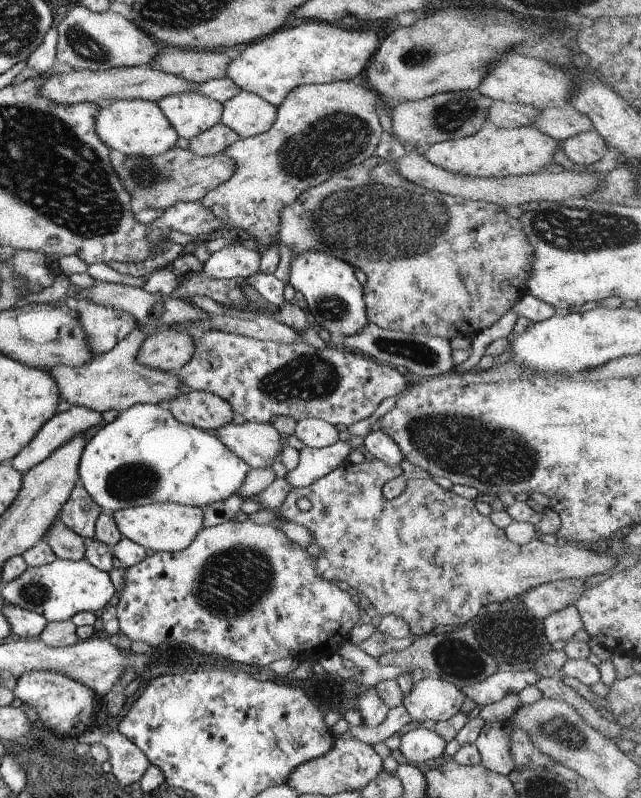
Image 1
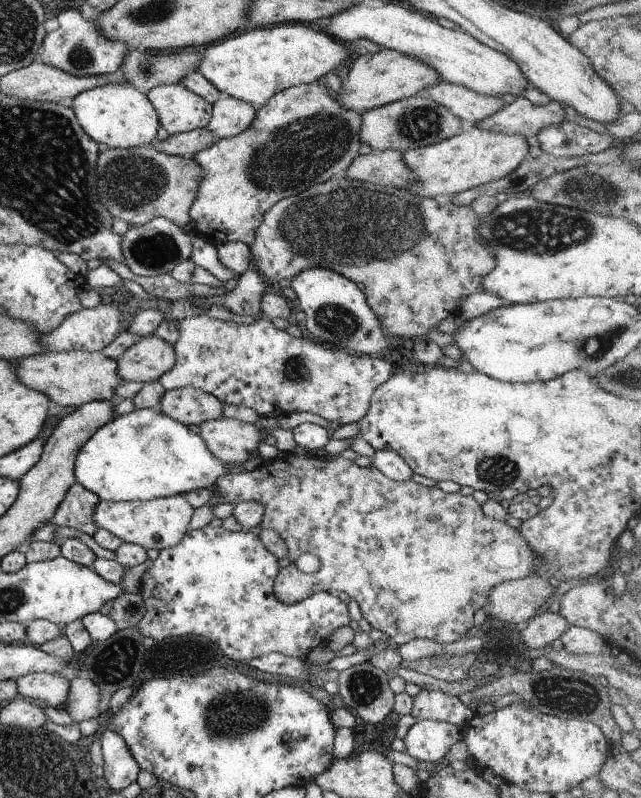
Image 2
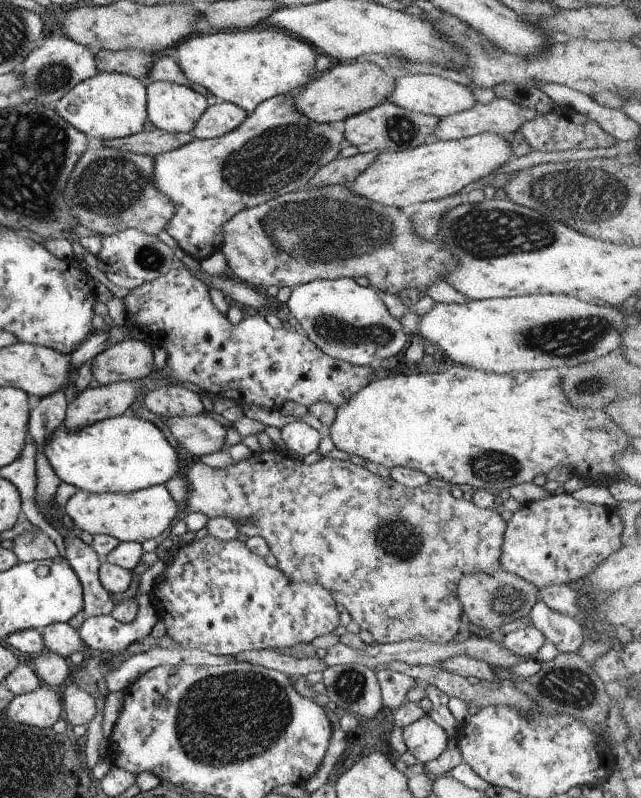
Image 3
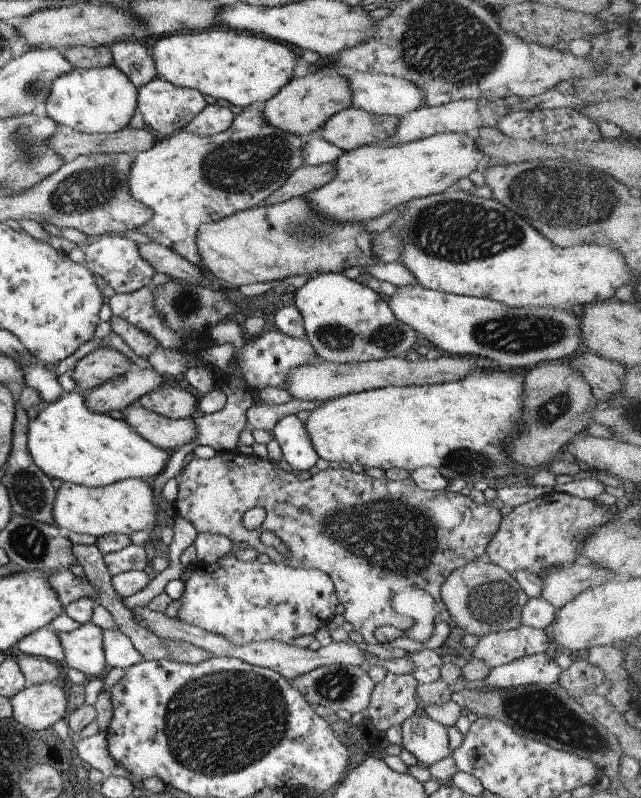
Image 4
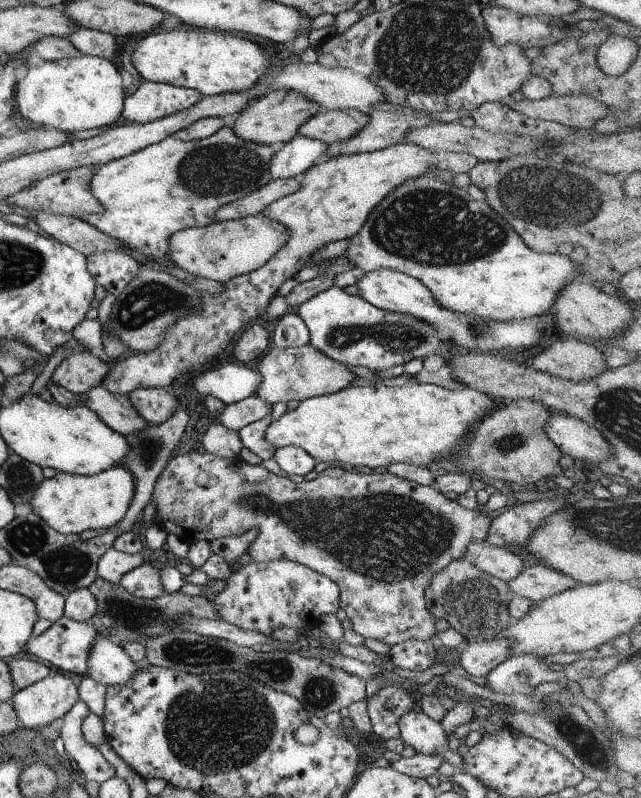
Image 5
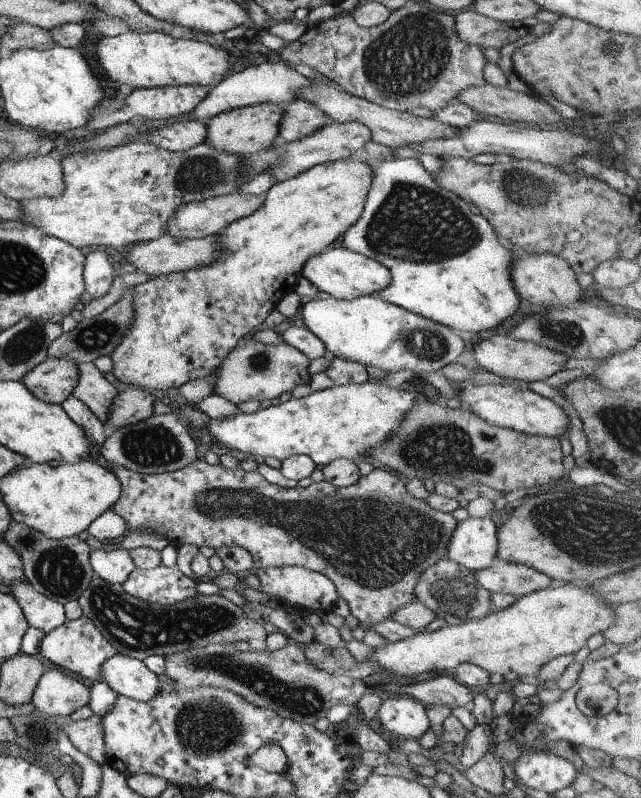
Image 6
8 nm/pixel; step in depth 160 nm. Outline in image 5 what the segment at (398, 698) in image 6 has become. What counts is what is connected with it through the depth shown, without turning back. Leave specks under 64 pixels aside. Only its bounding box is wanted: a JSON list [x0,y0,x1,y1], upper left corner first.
[397,706,463,771]

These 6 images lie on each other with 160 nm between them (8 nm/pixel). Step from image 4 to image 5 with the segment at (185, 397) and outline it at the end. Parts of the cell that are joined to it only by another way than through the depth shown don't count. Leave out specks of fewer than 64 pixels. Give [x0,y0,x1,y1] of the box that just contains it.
[127,388,178,425]

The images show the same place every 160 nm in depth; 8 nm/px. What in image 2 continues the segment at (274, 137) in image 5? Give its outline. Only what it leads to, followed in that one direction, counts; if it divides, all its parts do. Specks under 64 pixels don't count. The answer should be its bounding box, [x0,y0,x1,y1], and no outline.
[333,48,442,113]

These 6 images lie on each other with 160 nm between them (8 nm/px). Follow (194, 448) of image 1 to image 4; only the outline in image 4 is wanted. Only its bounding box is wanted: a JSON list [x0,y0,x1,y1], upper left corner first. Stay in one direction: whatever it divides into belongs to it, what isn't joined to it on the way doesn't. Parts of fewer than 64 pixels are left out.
[25,390,169,488]

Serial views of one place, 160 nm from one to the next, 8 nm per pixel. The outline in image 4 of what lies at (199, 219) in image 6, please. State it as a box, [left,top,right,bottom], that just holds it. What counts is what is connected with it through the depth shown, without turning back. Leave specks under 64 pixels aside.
[259,163,335,206]

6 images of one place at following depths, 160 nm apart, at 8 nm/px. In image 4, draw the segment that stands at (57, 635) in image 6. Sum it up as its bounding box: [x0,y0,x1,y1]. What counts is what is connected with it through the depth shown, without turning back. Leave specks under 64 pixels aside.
[15,627,63,666]

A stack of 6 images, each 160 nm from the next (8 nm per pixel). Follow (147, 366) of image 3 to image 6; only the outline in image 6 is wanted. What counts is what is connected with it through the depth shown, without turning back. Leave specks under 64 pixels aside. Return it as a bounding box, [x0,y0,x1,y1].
[21,358,78,405]

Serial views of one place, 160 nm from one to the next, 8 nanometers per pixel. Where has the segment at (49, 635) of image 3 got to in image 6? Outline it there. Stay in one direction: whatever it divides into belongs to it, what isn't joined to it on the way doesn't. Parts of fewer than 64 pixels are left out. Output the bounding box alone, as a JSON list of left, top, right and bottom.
[99,653,161,702]

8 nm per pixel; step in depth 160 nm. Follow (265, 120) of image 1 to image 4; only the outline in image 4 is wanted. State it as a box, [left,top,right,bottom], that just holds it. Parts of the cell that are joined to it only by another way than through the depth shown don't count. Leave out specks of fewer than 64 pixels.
[184,103,234,137]

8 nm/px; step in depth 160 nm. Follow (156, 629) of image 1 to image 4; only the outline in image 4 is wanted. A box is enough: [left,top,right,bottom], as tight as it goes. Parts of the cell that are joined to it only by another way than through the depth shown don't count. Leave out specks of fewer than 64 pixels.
[175,552,338,645]

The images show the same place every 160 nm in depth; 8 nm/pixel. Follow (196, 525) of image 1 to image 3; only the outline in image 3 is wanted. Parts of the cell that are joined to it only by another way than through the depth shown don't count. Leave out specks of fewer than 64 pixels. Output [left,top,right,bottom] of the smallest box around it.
[62,485,179,543]

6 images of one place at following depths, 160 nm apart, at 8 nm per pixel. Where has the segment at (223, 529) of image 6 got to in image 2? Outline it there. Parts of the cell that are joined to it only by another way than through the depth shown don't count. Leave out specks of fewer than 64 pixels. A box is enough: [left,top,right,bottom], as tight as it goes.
[213,453,541,647]

